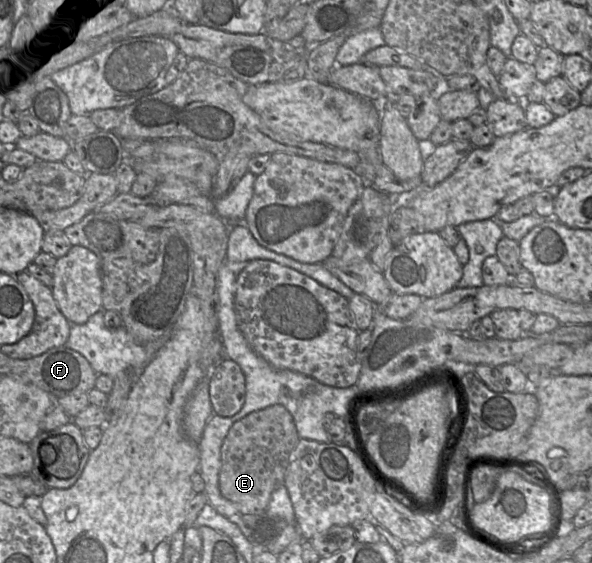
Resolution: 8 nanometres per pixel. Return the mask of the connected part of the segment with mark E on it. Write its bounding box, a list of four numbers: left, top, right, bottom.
[219,405,299,515]

